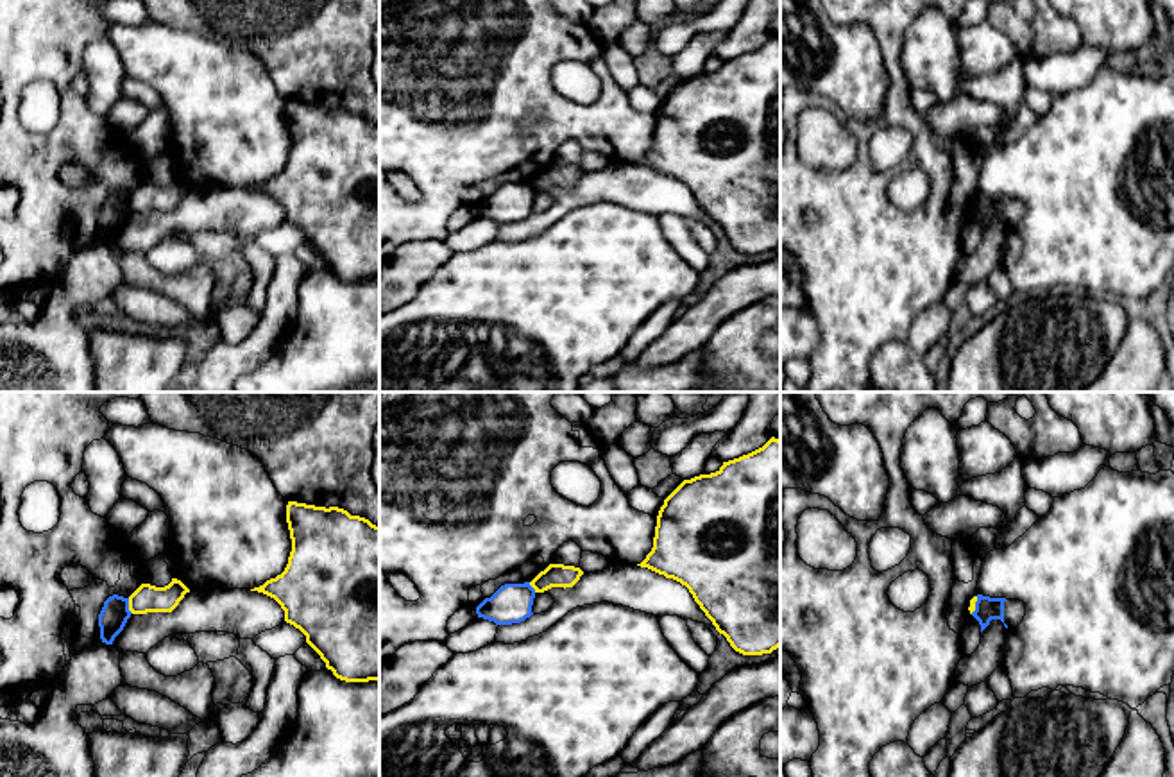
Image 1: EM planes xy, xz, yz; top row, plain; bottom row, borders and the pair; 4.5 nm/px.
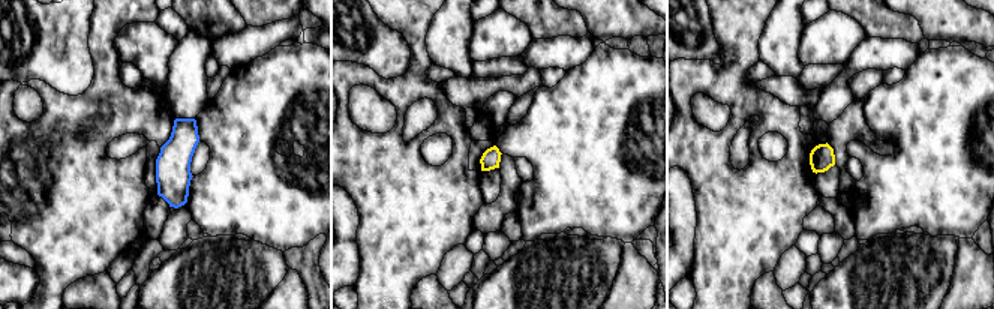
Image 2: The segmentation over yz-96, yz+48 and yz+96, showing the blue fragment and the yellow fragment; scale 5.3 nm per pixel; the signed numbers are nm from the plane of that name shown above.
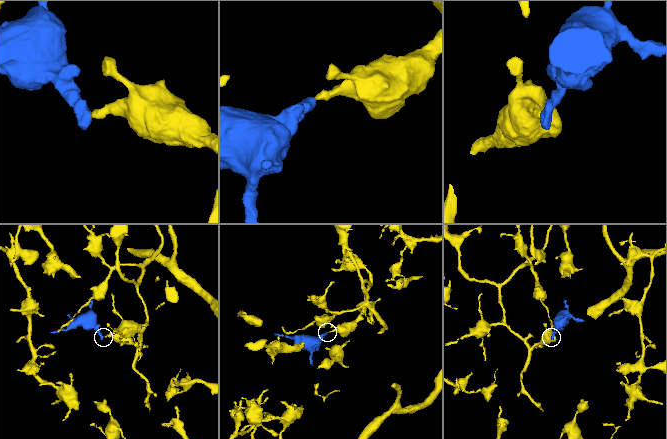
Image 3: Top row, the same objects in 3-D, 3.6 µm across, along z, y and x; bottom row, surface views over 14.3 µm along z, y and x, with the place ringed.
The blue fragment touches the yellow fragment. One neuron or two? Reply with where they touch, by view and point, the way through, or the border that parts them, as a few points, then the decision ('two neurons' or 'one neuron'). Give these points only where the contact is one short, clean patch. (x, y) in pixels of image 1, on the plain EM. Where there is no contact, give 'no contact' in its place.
contact xy (127, 204); border xy (127, 197), (127, 206), (133, 212); two neurons

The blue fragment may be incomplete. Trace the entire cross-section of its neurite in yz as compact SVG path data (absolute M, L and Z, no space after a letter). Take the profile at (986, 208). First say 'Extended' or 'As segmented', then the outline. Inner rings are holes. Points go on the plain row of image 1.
As segmented. M977 193L975 209L972 215L979 220L981 231L990 224L991 218L1000 218L1004 222L1004 201L1006 197Z

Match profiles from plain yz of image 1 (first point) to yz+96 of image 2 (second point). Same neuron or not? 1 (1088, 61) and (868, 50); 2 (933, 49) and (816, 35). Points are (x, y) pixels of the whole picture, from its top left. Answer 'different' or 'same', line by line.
1: same
2: different

